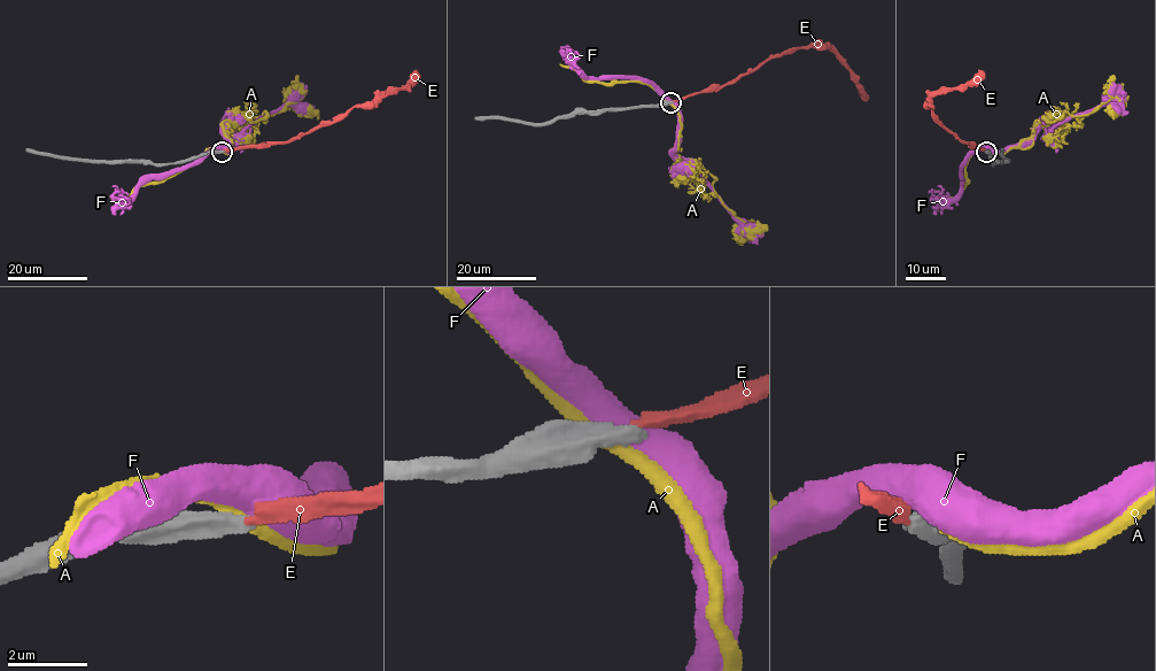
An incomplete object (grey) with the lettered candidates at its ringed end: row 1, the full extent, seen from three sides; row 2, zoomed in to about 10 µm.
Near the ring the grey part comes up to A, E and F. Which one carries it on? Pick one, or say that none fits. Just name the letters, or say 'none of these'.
none of these

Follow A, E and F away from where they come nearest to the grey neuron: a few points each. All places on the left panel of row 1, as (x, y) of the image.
A: (220, 149), (231, 153), (230, 122), (279, 113), (288, 98), (305, 115), (309, 103)
E: (223, 151), (285, 143), (309, 133), (342, 118), (354, 107), (371, 106), (385, 93), (403, 89), (417, 71)
F: (223, 149), (230, 149), (225, 130), (227, 126), (231, 135), (237, 137), (250, 124), (286, 106), (309, 112)

